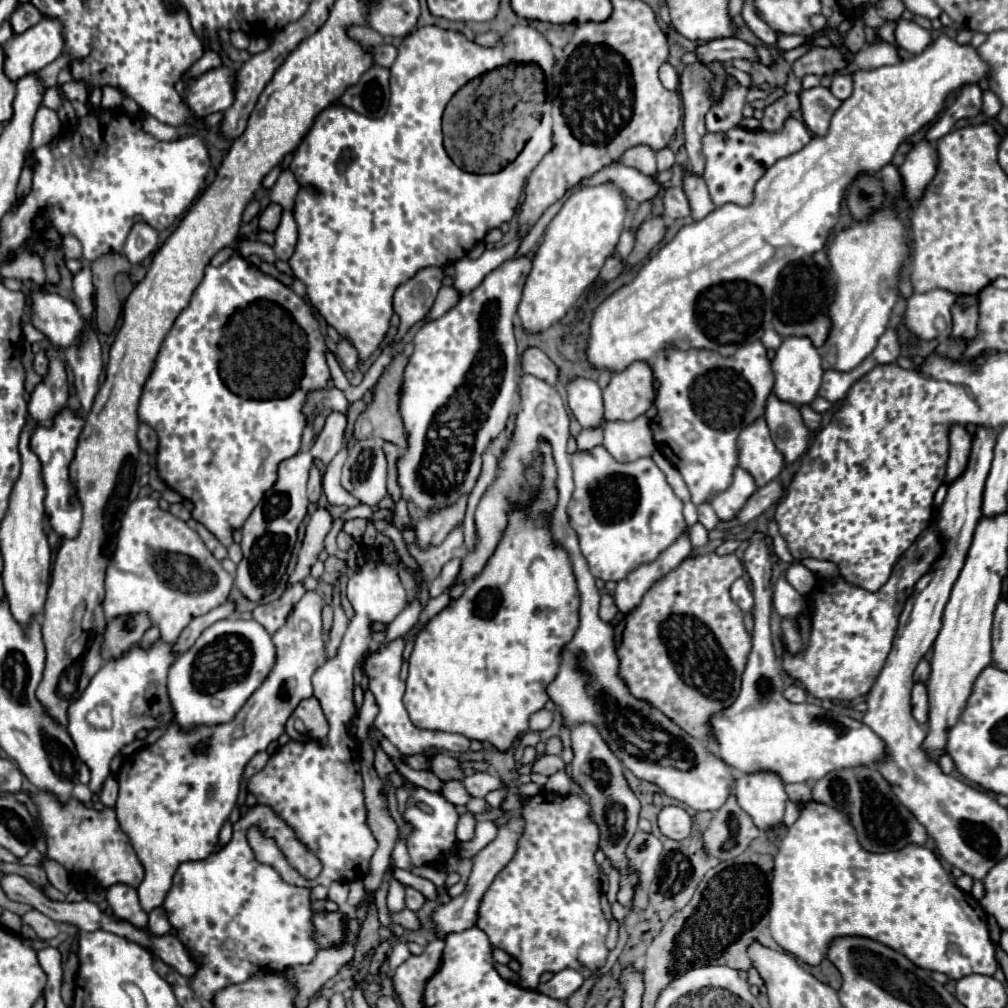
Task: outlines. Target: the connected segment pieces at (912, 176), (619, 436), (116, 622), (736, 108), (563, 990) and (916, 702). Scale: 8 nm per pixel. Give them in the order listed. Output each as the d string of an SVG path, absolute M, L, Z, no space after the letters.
M919 141L911 153L907 153L905 163L899 167L903 179L907 179L907 199L915 201L921 197L927 183L933 179L937 167L937 151L931 143Z
M641 415L631 423L607 423L603 447L619 463L649 457L651 451L655 451L649 419Z
M127 615L123 619L111 619L103 639L103 659L123 655L131 643L139 643L145 629L151 627L147 615Z
M731 77L731 87L727 87L727 95L723 95L723 103L719 103L719 107L711 107L711 111L705 117L707 123L707 131L709 133L725 133L733 127L739 127L743 115L743 107L745 107L745 95L747 89L737 85L735 79Z
M563 969L559 973L553 975L551 981L543 983L537 987L539 993L547 995L547 997L553 997L553 999L567 999L571 993L575 993L579 987L583 985L583 975L577 971L577 969Z
M917 683L911 693L911 705L913 705L913 717L917 723L927 723L927 691L923 691L923 683Z

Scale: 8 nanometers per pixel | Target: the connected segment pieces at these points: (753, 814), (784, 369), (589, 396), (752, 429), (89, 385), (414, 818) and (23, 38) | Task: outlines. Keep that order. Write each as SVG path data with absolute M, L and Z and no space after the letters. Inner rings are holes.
M739 775L735 799L759 831L767 833L781 827L787 793L777 775Z
M807 337L783 339L781 347L777 349L775 359L771 361L771 367L773 367L773 373L775 373L773 393L775 393L777 399L781 399L785 403L791 403L795 407L811 405L815 401L817 391L821 387L821 379L823 379L823 369L821 369L819 353Z
M575 379L567 385L569 407L583 429L597 429L603 425L601 389L591 379Z
M757 419L745 427L739 435L739 467L745 469L757 483L765 487L769 481L777 479L783 467L783 453L771 441L765 419Z
M87 327L87 335L83 337L83 343L79 347L65 349L65 357L75 375L75 389L81 401L81 409L89 413L99 391L99 375L103 371L101 345L97 341L95 331Z
M405 781L401 787L409 789L409 799L407 799L407 809L403 811L403 819L413 827L411 835L407 837L407 849L411 855L411 863L421 867L421 865L441 865L439 861L445 861L451 855L459 853L457 837L455 837L455 825L459 819L459 813L453 803L449 803L441 793L433 793L427 789L421 789L409 781ZM425 803L431 811L423 811L417 805Z
M57 17L41 19L35 27L23 35L13 35L5 43L5 71L11 81L17 81L29 73L41 71L55 61L65 49L63 23Z

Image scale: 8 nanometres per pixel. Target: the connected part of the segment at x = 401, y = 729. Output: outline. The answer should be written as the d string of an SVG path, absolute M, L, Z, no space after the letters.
M397 637L389 643L379 643L377 649L371 649L369 653L365 653L363 659L363 675L369 677L369 691L375 697L375 703L379 707L379 713L373 721L375 729L385 735L403 757L413 757L413 755L427 755L429 751L435 749L443 749L449 753L463 753L465 747L469 747L469 739L465 735L459 733L441 733L441 731L419 731L407 717L407 711L403 707L403 691L405 691L405 683L401 681L399 673L401 673L401 663L403 663L403 647L405 647L405 639Z

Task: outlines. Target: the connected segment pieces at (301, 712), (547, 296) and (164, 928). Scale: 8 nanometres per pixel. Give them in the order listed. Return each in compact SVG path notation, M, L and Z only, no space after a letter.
M315 697L299 703L299 707L293 711L293 715L285 725L285 733L289 735L289 739L299 743L309 743L309 741L317 741L321 745L327 743L329 725Z
M613 185L583 187L573 191L561 211L547 225L539 247L531 255L531 271L523 289L517 315L527 333L547 331L575 309L579 297L597 279L607 257L613 255L625 227L625 195Z
M157 907L149 913L149 923L147 923L149 931L155 931L155 935L167 935L171 933L171 925L167 921L167 913L163 907Z

